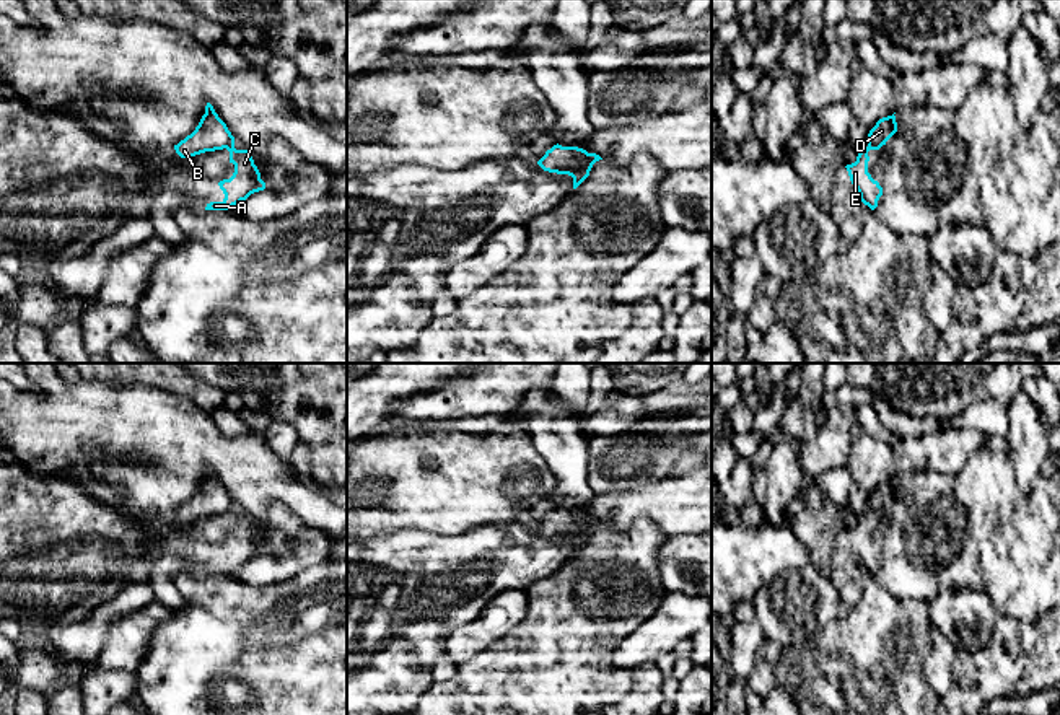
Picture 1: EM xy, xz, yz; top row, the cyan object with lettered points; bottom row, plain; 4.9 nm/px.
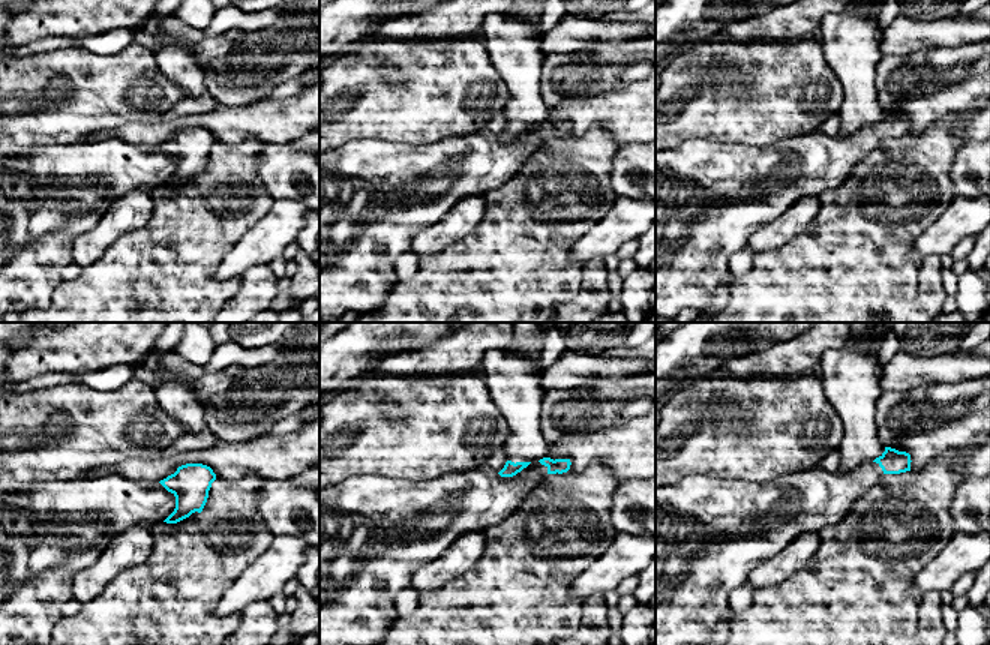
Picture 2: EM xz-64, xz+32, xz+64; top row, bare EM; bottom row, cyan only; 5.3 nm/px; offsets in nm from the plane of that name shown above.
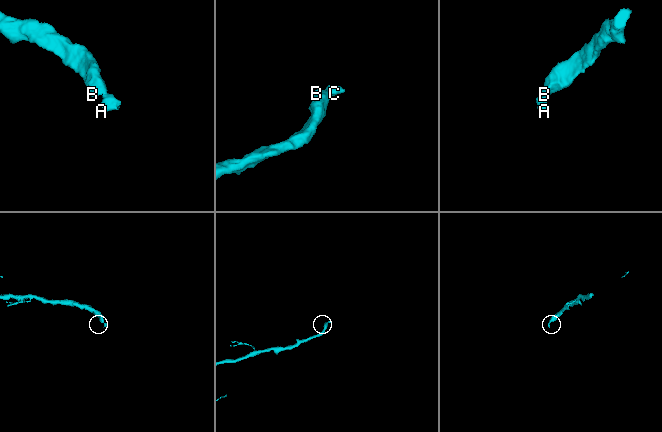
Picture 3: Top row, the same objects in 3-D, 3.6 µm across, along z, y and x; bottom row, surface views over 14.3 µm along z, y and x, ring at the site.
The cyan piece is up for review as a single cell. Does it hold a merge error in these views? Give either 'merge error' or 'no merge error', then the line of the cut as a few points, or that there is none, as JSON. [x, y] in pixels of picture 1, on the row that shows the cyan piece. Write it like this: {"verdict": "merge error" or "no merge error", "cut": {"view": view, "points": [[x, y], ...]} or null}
{"verdict": "merge error", "cut": {"view": "xy", "points": [[233, 144], [225, 147]]}}

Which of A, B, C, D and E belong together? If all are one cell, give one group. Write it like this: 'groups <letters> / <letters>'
groups A C E / B D

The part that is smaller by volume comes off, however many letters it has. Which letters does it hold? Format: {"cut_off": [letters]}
{"cut_off": ["A", "C", "E"]}

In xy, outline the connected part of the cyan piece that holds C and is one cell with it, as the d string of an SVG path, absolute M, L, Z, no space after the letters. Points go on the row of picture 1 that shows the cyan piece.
M234 145L226 147L226 150L230 151L230 163L234 164L234 173L230 179L218 182L225 199L207 204L205 210L228 210L241 200L246 200L251 194L265 189L265 182L261 179L251 151L236 150Z

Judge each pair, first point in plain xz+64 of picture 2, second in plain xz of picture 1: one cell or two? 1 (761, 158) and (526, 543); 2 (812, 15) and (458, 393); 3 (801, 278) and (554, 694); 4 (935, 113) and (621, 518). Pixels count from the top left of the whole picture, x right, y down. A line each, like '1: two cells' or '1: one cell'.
1: one cell
2: one cell
3: one cell
4: one cell

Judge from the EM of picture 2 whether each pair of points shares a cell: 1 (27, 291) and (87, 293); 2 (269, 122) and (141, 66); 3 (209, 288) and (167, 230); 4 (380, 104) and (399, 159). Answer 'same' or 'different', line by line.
1: different
2: different
3: same
4: different

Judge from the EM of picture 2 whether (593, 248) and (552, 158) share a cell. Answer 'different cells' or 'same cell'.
different cells

